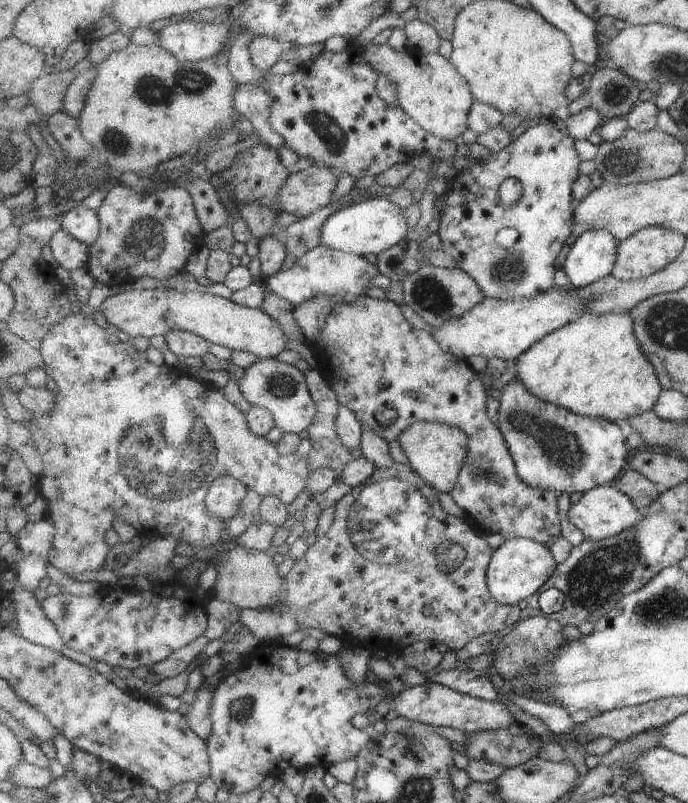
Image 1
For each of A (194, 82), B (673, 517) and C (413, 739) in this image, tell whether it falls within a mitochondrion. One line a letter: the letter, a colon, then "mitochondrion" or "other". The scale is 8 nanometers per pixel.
A: mitochondrion
B: other
C: mitochondrion

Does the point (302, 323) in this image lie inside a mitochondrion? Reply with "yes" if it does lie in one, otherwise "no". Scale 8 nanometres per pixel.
no

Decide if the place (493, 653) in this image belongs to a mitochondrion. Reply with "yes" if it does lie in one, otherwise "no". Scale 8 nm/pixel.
no

